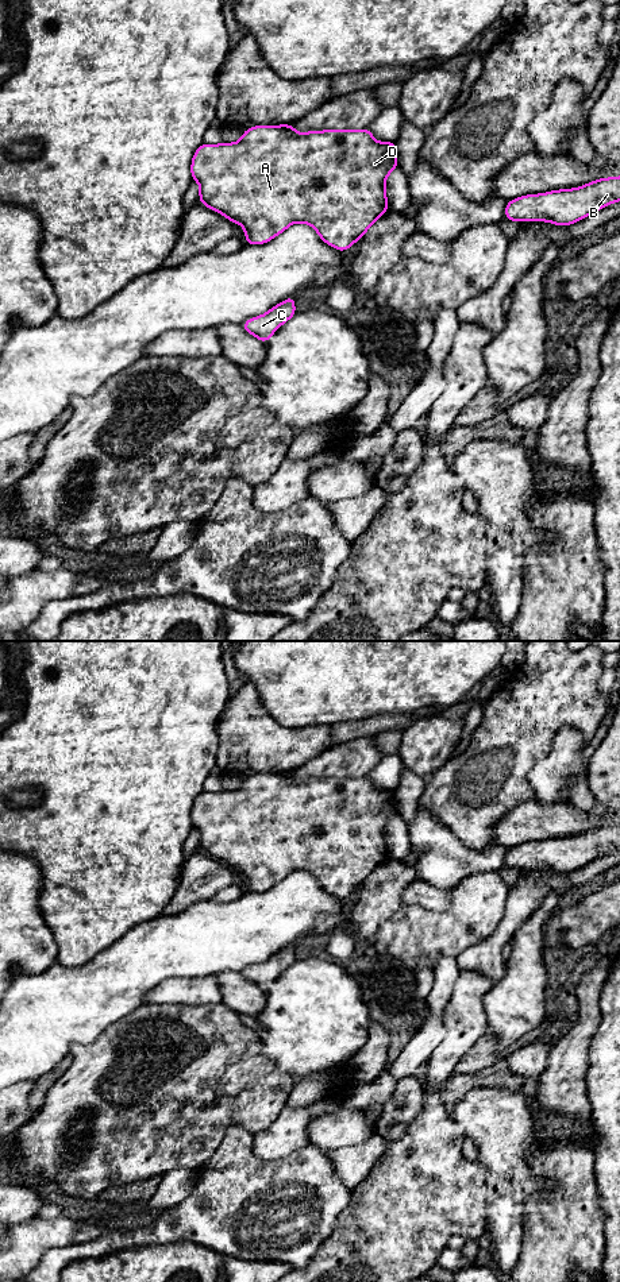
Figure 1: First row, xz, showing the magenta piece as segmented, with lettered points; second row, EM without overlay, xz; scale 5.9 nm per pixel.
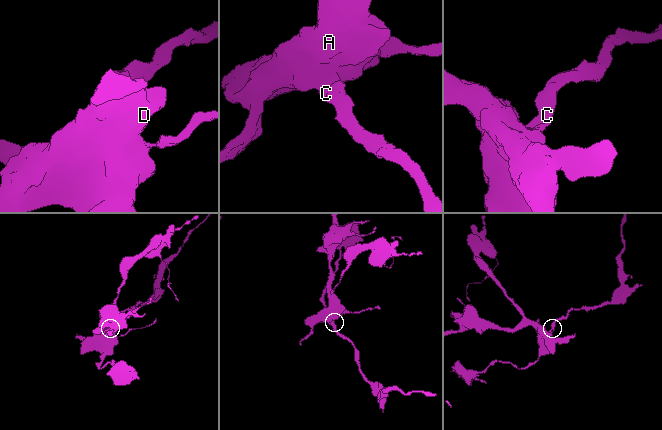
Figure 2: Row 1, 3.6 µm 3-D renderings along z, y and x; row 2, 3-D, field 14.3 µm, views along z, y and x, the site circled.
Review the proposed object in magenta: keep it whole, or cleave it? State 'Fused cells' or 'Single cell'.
Single cell

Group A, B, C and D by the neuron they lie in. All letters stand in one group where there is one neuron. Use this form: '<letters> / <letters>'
A B C D

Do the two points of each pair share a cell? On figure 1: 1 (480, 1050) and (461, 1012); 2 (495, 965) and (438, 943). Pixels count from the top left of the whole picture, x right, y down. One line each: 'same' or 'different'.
1: different
2: different

